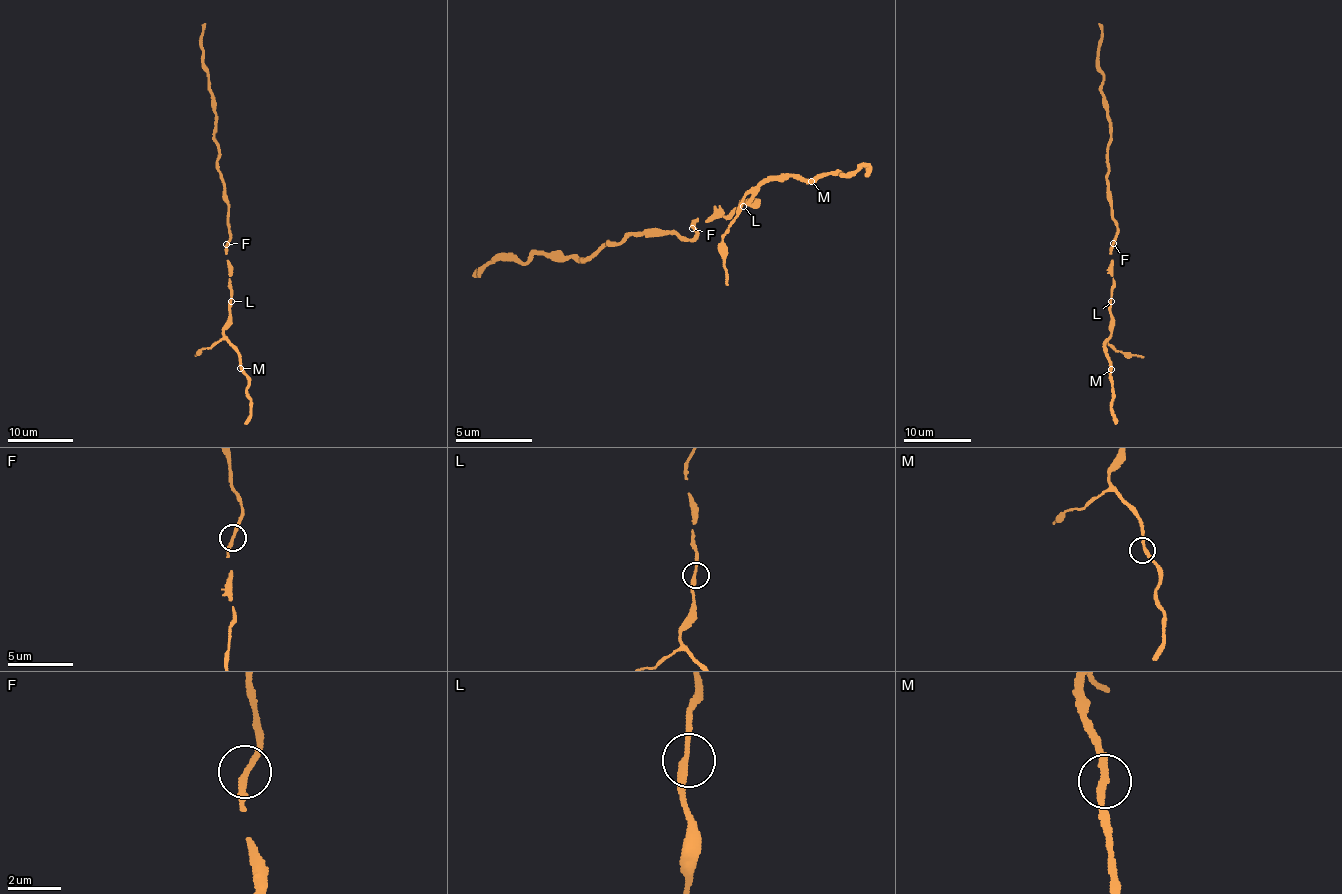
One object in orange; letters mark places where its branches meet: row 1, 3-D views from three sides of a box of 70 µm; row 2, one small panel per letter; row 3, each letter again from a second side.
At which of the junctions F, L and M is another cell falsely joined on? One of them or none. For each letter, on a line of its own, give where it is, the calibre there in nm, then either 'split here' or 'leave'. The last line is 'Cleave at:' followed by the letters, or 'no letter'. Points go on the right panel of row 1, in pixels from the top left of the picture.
F: place (1113, 243); calibre 240 nm; leave
L: place (1111, 301); calibre 240 nm; leave
M: place (1111, 369); calibre 240 nm; leave
Cleave at: no letter

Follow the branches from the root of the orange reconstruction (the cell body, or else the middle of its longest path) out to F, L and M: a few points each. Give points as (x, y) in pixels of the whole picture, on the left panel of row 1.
F: (229, 225), (227, 244)
L: (229, 225), (226, 254), (231, 301)
M: (229, 225), (226, 254), (231, 305), (229, 326), (224, 336), (238, 353), (240, 368)

